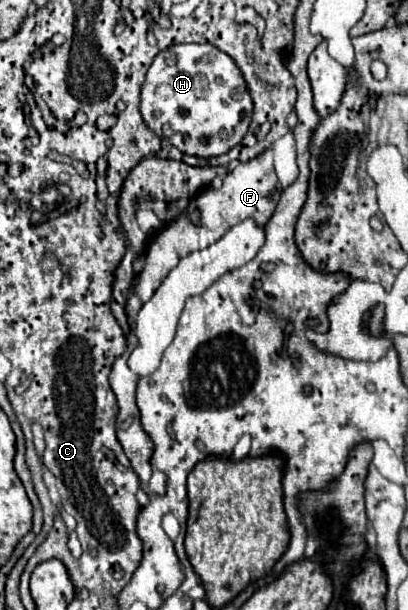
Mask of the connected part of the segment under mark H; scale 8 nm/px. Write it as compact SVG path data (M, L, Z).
M176 44L162 50L154 58L142 86L140 112L148 128L176 146L182 154L210 158L228 152L244 138L252 116L252 98L248 94L248 88L244 86L244 80L240 78L238 66L224 52L220 52L212 44Z

